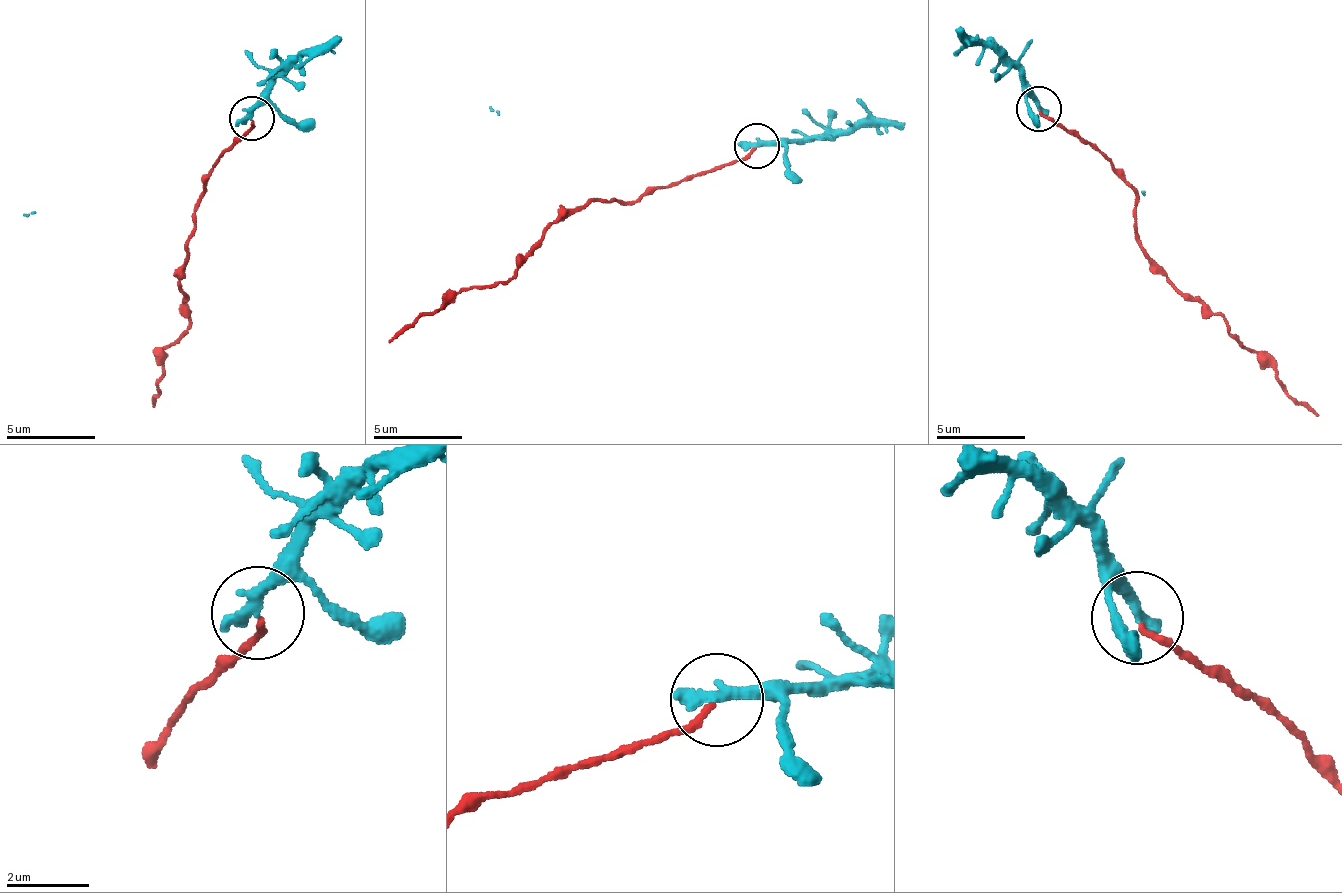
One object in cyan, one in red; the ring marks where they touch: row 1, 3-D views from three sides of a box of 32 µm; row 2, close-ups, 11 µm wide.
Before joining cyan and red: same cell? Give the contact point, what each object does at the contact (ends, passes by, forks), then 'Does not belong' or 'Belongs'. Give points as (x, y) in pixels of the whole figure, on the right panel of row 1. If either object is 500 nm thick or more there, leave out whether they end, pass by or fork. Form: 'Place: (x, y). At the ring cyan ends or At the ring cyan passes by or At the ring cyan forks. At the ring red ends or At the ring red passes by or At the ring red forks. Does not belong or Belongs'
Place: (1038, 109). At the ring cyan ends. At the ring red ends. Does not belong

